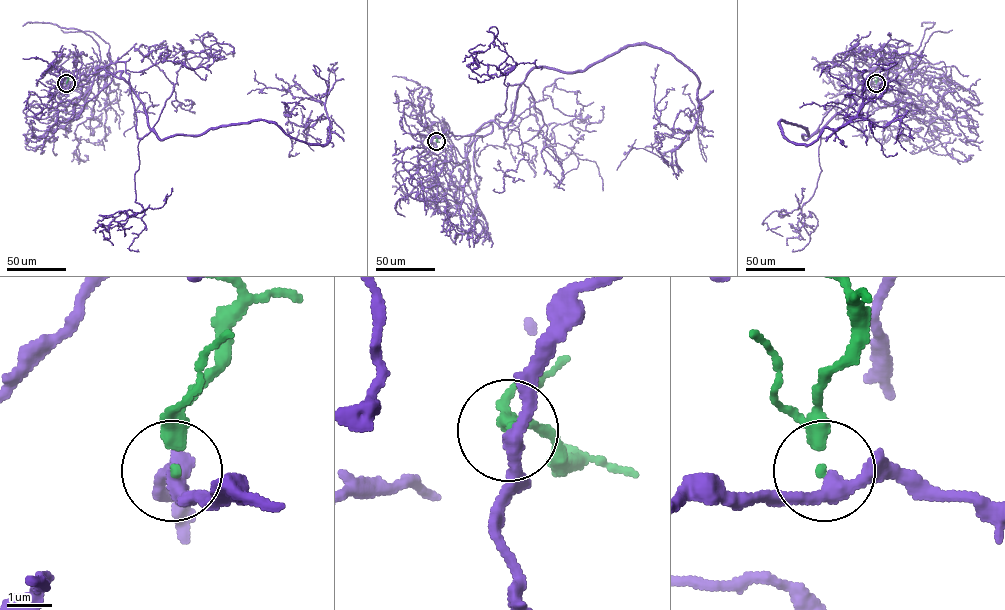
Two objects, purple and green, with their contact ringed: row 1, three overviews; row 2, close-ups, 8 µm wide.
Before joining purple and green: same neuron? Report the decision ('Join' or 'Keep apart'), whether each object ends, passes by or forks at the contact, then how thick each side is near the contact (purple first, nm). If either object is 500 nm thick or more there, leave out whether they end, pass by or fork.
Keep apart. At the ring purple passes by. At the ring green ends. Thickness 300 nm (purple) against 280 nm

